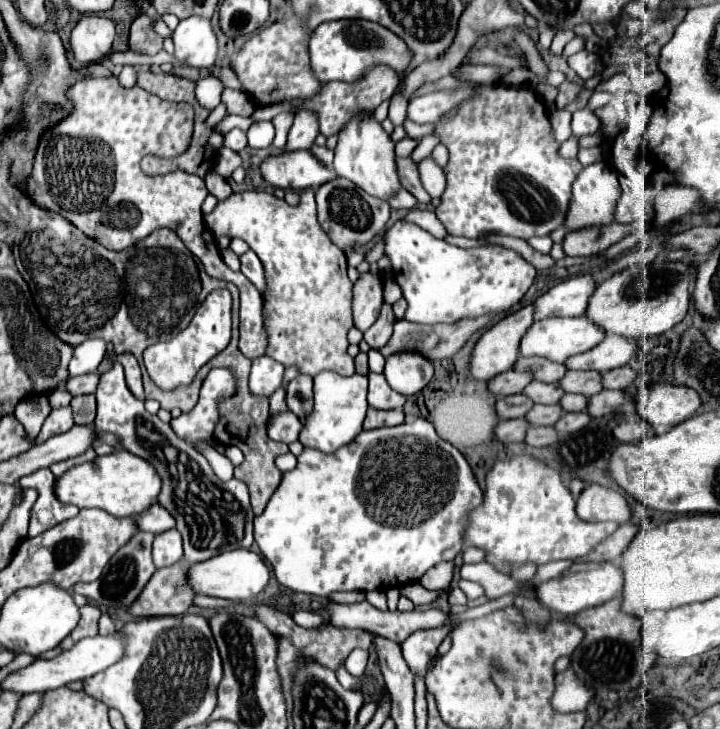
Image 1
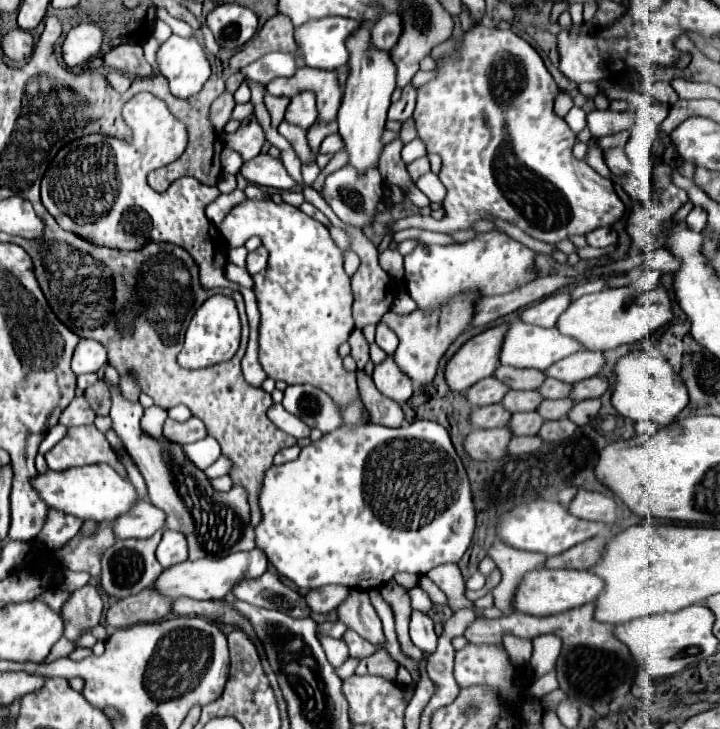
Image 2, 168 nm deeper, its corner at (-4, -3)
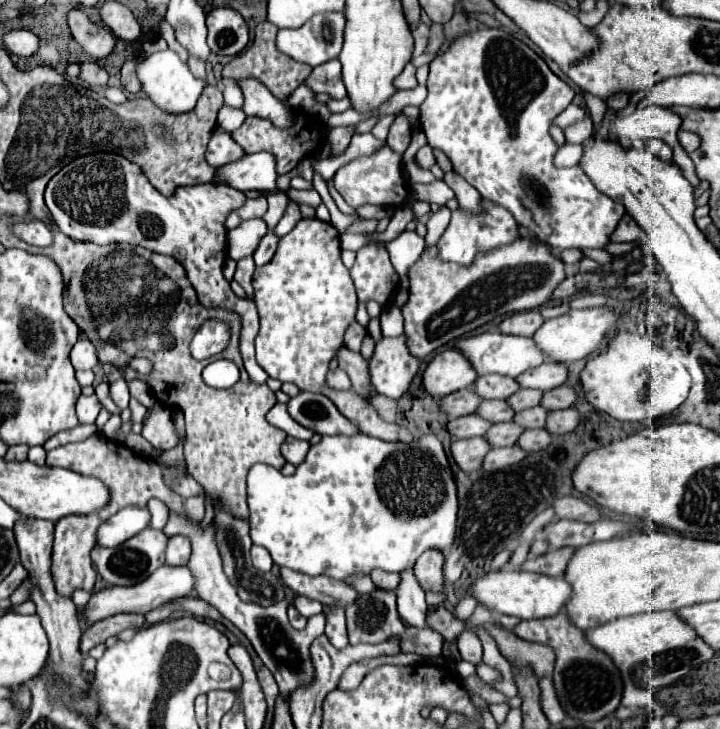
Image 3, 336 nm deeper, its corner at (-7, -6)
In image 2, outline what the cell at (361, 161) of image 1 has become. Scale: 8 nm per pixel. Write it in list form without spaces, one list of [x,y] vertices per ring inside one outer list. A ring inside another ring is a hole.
[[[368,20],[360,24],[360,30],[348,38],[348,52],[350,52],[350,72],[344,84],[342,106],[338,110],[338,126],[340,136],[344,138],[344,148],[350,154],[350,164],[356,166],[360,172],[378,164],[382,152],[382,132],[386,122],[386,112],[390,108],[390,96],[396,90],[396,64],[392,62],[390,52],[378,50],[370,44],[370,26],[376,20]]]

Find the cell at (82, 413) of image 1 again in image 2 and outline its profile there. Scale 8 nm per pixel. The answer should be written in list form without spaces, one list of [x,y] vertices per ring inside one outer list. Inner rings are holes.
[[[104,380],[94,382],[94,384],[84,392],[84,396],[86,396],[86,400],[90,402],[90,406],[94,408],[96,414],[108,416],[110,406],[112,406],[112,400],[110,400],[110,394],[108,394],[108,386],[104,386]]]

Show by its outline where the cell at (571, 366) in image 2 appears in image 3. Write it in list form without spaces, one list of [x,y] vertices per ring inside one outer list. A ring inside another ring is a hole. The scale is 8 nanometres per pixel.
[[[547,361],[539,365],[539,369],[529,369],[527,373],[523,373],[523,377],[517,377],[517,381],[521,387],[549,391],[563,385],[567,381],[567,375],[569,375],[569,369],[565,363]]]

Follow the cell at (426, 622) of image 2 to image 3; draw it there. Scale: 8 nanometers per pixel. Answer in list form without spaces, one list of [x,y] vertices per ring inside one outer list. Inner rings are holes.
[[[413,569],[401,573],[401,583],[397,587],[397,607],[399,615],[417,629],[427,629],[427,603],[425,593],[413,577]]]

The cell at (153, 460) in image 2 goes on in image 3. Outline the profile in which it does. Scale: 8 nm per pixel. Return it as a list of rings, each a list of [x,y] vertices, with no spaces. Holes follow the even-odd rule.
[[[169,511],[169,521],[163,529],[165,535],[183,535],[191,541],[191,559],[189,559],[189,569],[195,573],[195,577],[199,577],[199,599],[207,601],[209,605],[213,605],[225,619],[229,619],[239,631],[243,631],[247,635],[247,639],[251,641],[253,649],[257,651],[257,655],[261,657],[261,661],[265,663],[265,667],[273,673],[277,685],[279,685],[279,693],[285,701],[291,701],[291,695],[299,689],[299,687],[309,687],[315,681],[315,667],[313,667],[313,659],[309,653],[309,647],[313,643],[315,637],[319,637],[325,629],[325,613],[319,613],[315,617],[309,619],[307,627],[297,631],[291,627],[289,619],[287,619],[287,609],[283,603],[275,603],[271,607],[261,607],[261,605],[247,605],[239,599],[237,589],[229,583],[225,571],[223,571],[223,561],[221,561],[221,553],[219,553],[219,545],[215,539],[215,521],[211,521],[209,525],[203,523],[193,523],[189,521],[187,513],[175,513]]]

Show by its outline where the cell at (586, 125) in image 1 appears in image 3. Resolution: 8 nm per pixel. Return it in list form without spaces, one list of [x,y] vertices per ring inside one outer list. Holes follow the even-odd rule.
[[[649,105],[647,109],[637,109],[635,113],[627,117],[615,117],[611,123],[611,135],[613,137],[627,137],[627,139],[661,139],[669,143],[677,155],[677,165],[683,167],[693,187],[699,185],[699,179],[695,177],[695,169],[691,165],[691,159],[687,151],[677,141],[677,129],[679,129],[679,115],[675,115],[671,109]]]

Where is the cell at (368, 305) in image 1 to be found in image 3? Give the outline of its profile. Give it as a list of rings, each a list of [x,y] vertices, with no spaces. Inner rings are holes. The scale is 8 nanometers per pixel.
[[[365,245],[357,251],[351,279],[363,305],[367,301],[377,301],[381,307],[387,307],[399,285],[399,277],[389,261],[387,249],[381,245]]]

